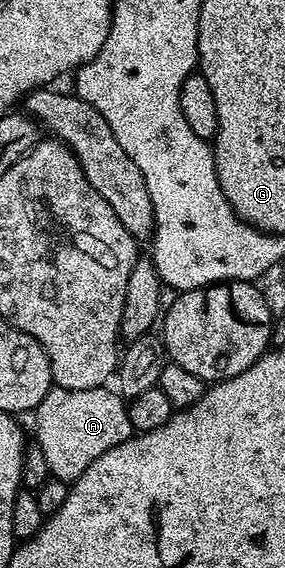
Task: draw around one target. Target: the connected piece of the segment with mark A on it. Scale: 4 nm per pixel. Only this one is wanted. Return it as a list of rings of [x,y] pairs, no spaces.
[[[52,387],[45,395],[45,399],[41,399],[39,406],[33,410],[33,418],[35,417],[33,441],[34,444],[39,445],[42,454],[45,455],[50,476],[68,483],[76,481],[85,471],[85,467],[89,467],[89,463],[105,455],[105,451],[129,440],[133,436],[133,430],[127,407],[128,402],[111,387],[86,389],[85,391],[69,391]]]

